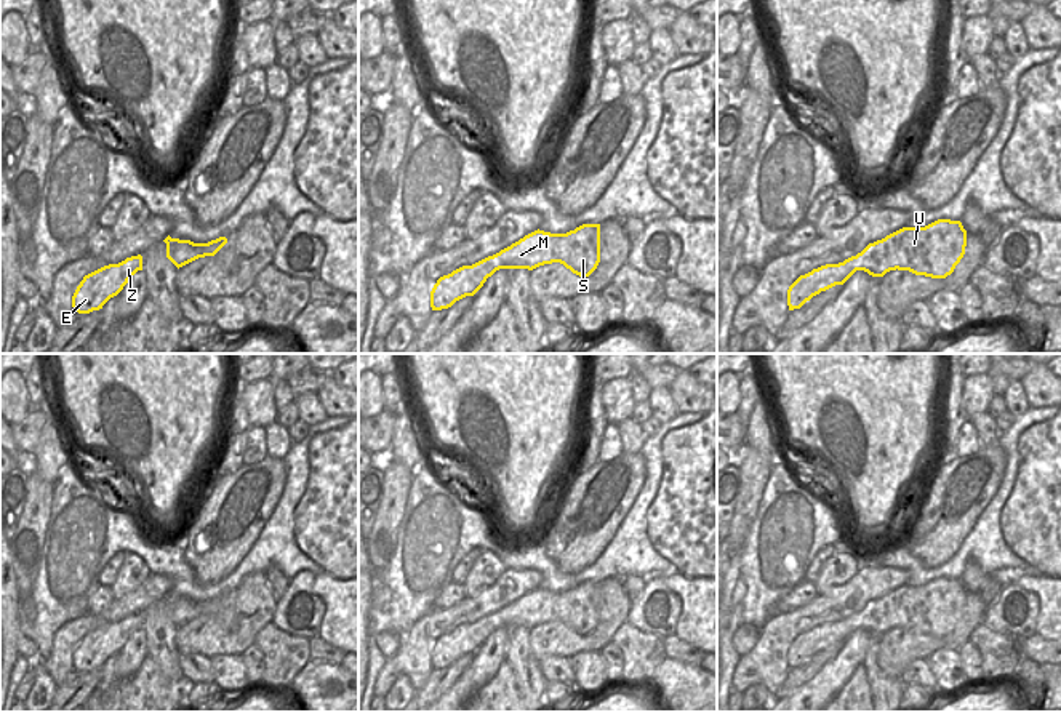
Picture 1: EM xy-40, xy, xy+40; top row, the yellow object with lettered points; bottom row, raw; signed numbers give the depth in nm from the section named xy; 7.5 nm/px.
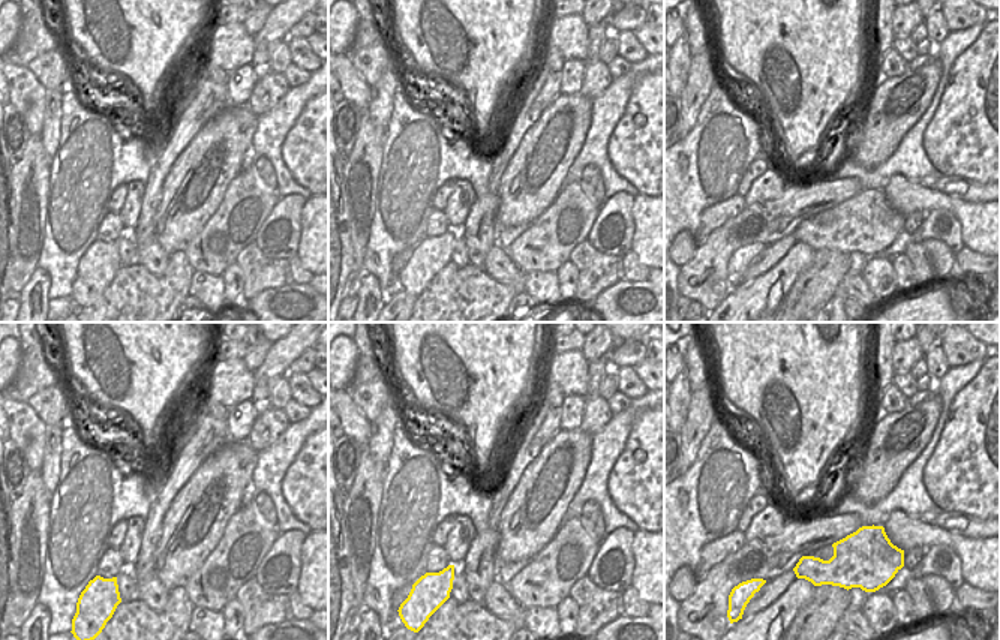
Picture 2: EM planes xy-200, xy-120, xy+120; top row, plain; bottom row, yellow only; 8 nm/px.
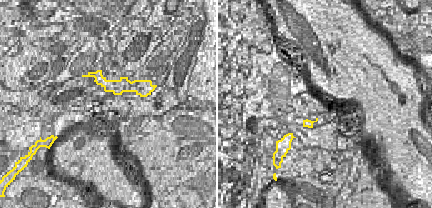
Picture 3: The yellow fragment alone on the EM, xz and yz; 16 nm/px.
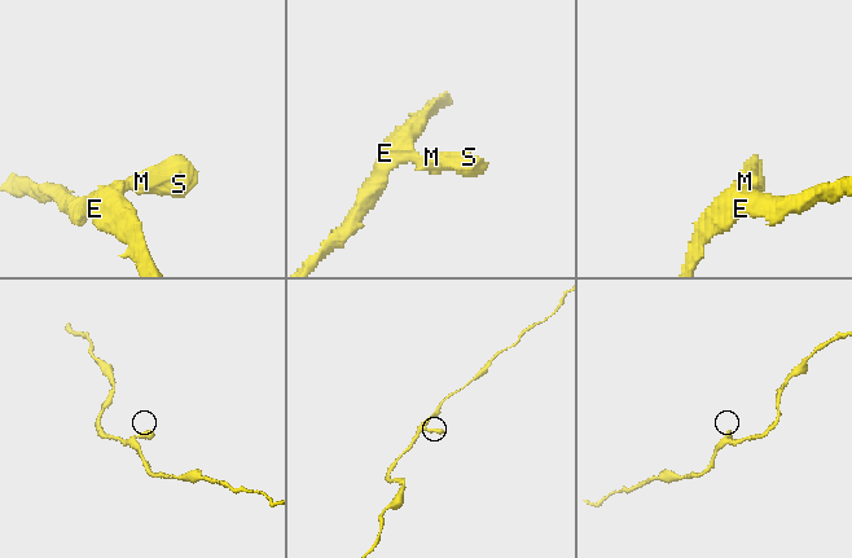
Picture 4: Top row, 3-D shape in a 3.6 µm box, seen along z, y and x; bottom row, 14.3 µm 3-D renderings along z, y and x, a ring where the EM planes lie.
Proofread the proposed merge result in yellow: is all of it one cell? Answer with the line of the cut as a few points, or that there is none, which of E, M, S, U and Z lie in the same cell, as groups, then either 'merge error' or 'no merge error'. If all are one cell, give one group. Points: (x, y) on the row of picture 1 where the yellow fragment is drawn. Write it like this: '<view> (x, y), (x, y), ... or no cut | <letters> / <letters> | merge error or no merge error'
no cut | E M S U Z | no merge error

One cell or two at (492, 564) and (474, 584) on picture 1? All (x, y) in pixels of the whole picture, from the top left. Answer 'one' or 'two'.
one

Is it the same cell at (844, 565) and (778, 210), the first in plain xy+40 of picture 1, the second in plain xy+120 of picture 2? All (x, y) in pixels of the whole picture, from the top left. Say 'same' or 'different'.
different

